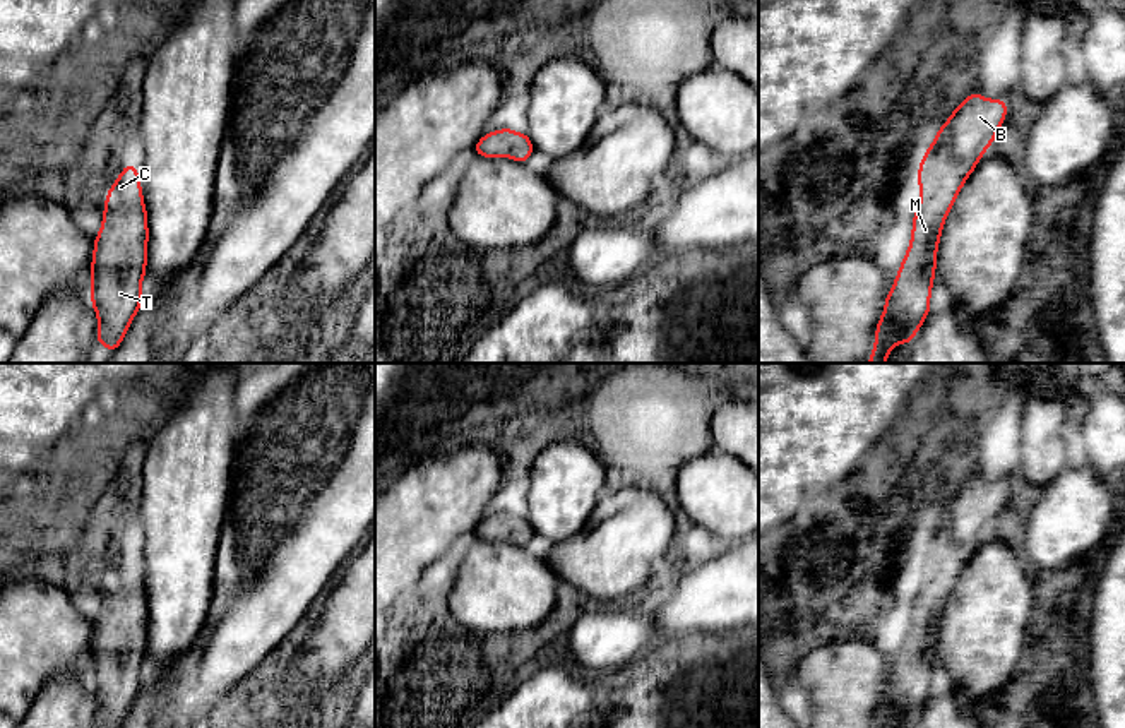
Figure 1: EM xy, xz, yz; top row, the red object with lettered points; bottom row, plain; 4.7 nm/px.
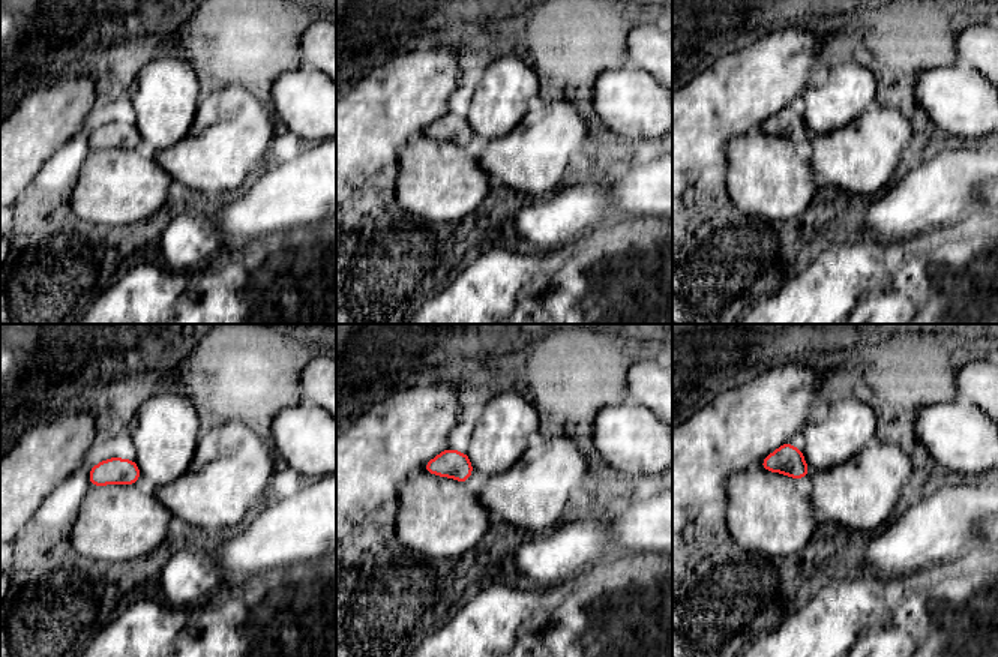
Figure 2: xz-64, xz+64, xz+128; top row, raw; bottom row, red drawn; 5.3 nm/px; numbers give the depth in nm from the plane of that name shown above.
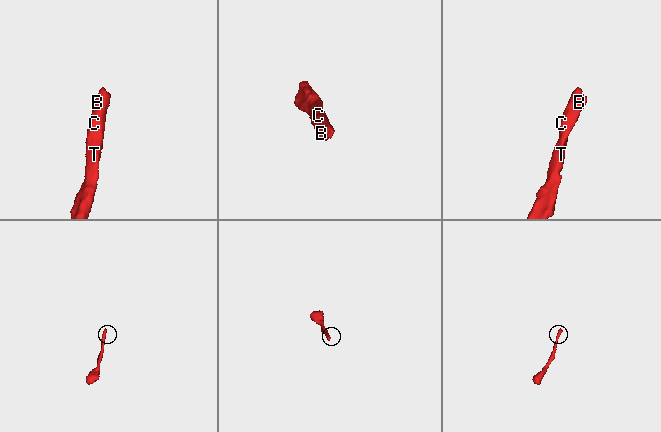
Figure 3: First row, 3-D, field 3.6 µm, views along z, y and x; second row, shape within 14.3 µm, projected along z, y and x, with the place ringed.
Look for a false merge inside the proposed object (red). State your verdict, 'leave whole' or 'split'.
leave whole

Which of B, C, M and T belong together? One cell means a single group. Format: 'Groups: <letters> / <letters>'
Groups: B C M T

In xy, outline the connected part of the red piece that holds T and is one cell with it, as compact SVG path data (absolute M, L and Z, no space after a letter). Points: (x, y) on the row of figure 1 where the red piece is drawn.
M130 161L108 190L91 264L91 303L98 313L96 343L104 344L111 355L142 305L147 240L140 176Z

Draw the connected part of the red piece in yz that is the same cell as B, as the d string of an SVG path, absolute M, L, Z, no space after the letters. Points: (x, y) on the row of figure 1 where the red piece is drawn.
M973 92L952 111L925 151L916 176L921 195L913 216L909 248L887 293L868 363L885 363L892 348L909 344L928 317L945 218L1005 116L1007 99Z

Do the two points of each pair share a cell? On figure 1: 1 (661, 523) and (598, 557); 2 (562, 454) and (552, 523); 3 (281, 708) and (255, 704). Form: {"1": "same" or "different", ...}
{"1": "same", "2": "same", "3": "different"}

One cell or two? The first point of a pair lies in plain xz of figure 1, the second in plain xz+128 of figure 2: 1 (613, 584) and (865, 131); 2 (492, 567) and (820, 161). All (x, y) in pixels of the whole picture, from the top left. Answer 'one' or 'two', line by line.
1: one
2: two

